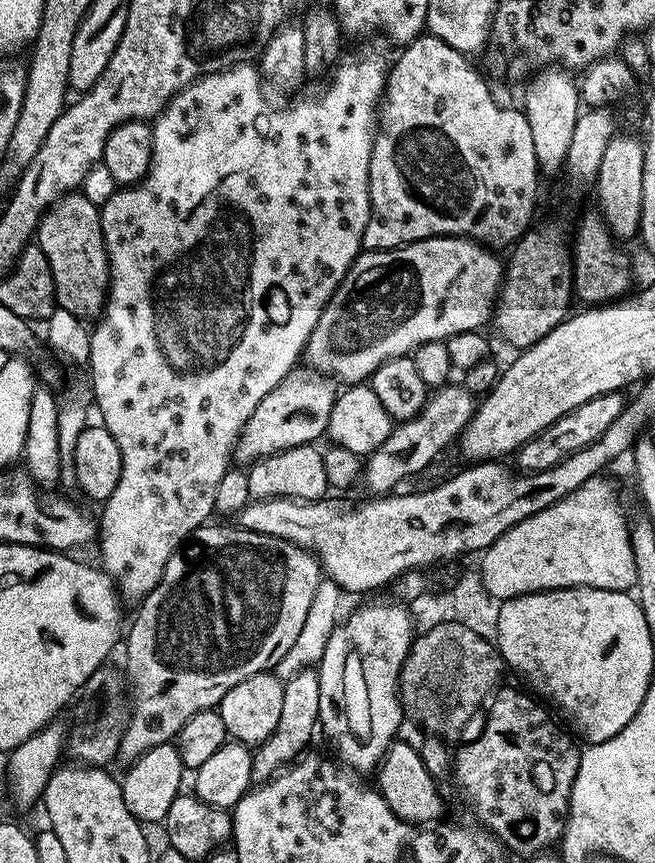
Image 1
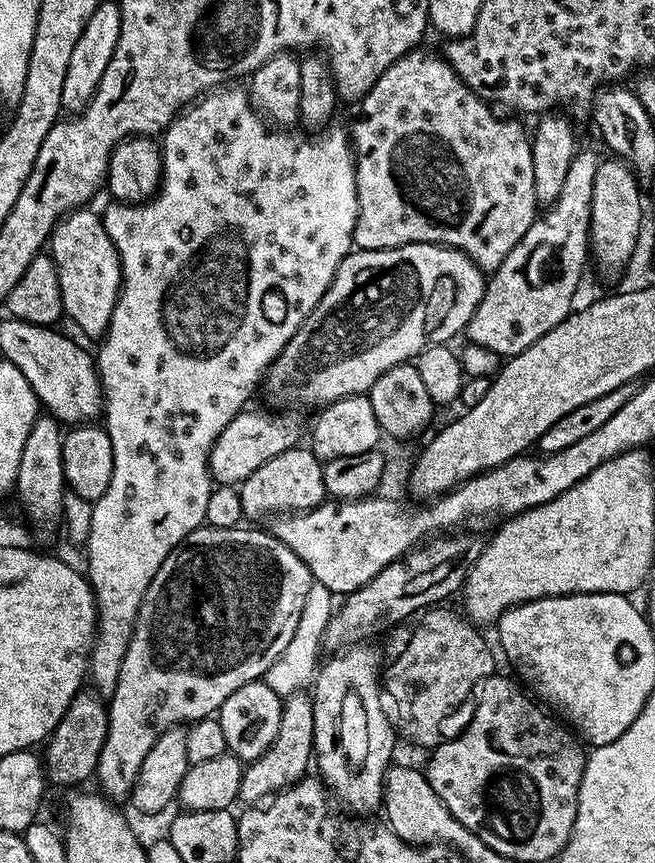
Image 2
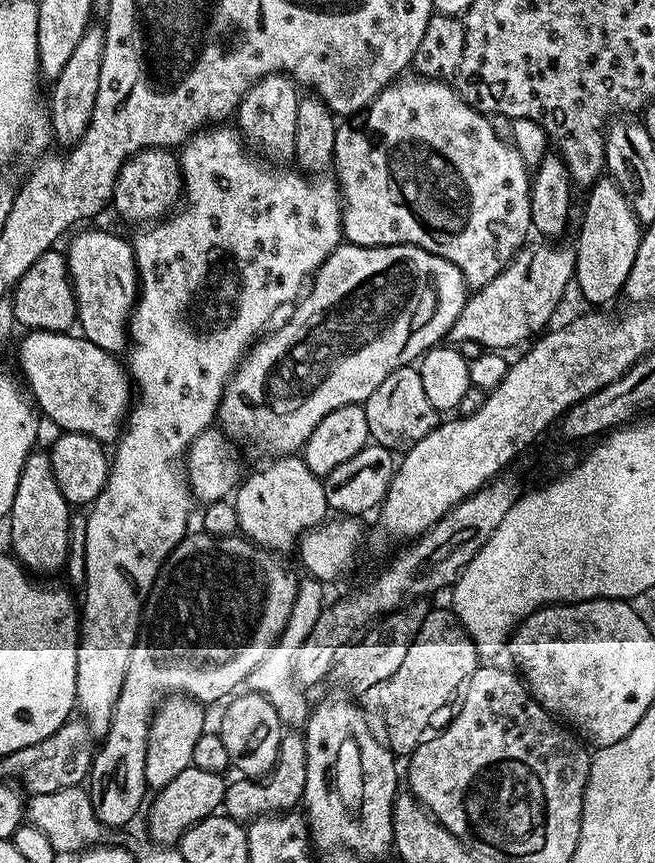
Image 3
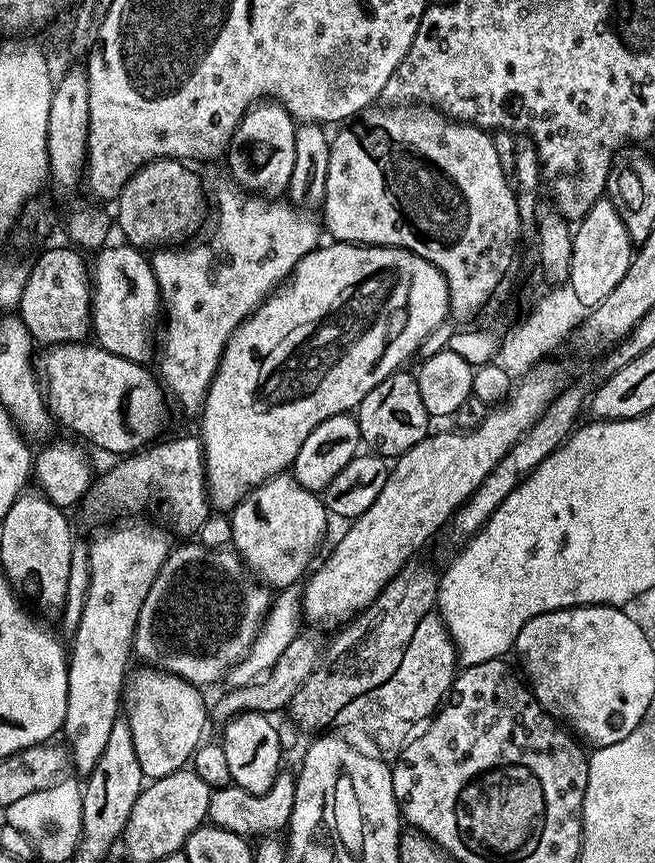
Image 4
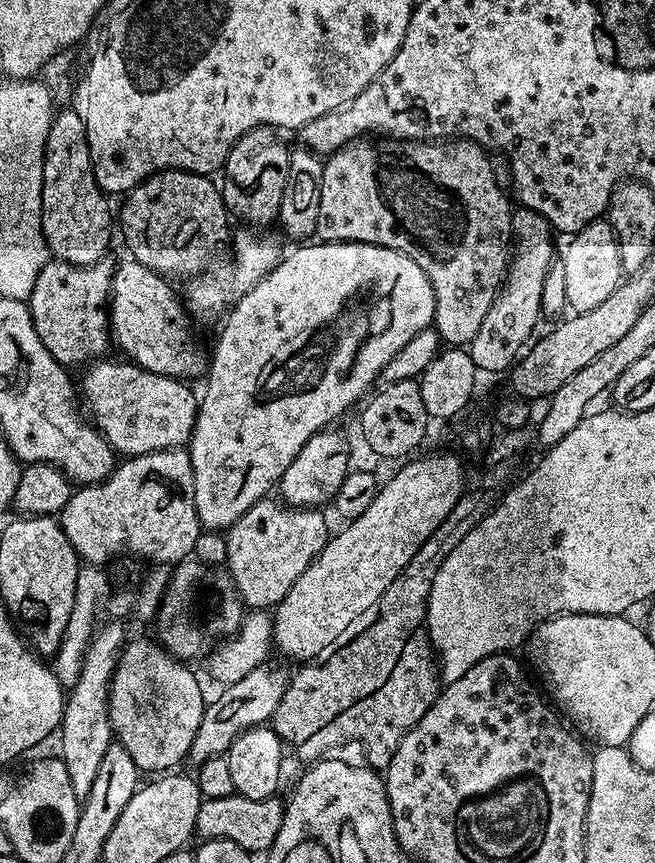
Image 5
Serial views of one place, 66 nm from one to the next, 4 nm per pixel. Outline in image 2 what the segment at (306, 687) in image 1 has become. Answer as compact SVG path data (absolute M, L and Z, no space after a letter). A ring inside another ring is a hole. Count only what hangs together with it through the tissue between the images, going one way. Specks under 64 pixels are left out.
M307 691L285 695L280 709L282 710L282 722L278 726L278 738L274 738L270 750L266 750L262 758L251 761L242 774L239 799L245 800L243 802L245 805L259 805L275 796L283 788L297 784L303 776L309 775L310 765L314 760L312 750L314 746L314 706L311 695Z

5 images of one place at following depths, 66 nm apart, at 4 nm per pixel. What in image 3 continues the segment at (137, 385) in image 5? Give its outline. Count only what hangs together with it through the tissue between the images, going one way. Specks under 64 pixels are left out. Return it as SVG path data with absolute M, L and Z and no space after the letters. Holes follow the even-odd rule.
M32 330L25 336L28 337L21 342L16 356L24 371L23 383L26 388L28 383L27 391L43 419L57 424L60 432L86 434L105 446L115 445L134 396L125 365L121 361L119 364L113 353L94 346L94 342L71 331Z

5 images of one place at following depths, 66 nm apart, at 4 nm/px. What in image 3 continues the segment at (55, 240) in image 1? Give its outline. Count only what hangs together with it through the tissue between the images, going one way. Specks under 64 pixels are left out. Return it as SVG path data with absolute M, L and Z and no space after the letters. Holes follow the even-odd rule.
M92 228L89 232L77 231L66 247L68 262L68 278L76 295L76 324L79 335L86 337L94 346L113 354L125 351L128 339L128 321L132 319L132 309L138 295L138 277L136 275L136 259L132 253L132 245L127 239L115 236L112 232L99 232Z

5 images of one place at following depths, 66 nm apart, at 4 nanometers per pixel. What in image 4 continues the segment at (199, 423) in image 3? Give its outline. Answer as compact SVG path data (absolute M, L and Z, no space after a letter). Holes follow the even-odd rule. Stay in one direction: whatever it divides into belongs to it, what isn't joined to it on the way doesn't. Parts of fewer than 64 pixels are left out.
M227 183L217 190L216 200L214 196L216 229L208 244L192 244L189 248L164 246L150 256L152 273L160 291L162 324L164 320L164 337L158 340L158 379L167 395L193 414L199 413L204 407L204 399L212 386L224 347L234 330L251 312L256 311L259 304L277 291L282 282L291 277L301 258L313 252L322 237L321 221L317 217L315 220L311 211L295 208L291 202L280 198L249 194L239 184ZM124 524L121 528L108 528L92 545L88 548L88 556L86 563L90 566L90 576L88 579L88 594L86 596L86 606L82 607L82 622L75 628L70 640L70 655L68 658L68 697L66 698L66 718L62 729L63 735L68 735L66 739L67 747L70 749L70 764L73 769L77 768L81 777L87 778L94 770L94 766L98 762L98 758L102 758L102 750L106 750L106 742L110 739L110 730L114 730L114 726L118 723L116 716L122 712L122 693L124 685L130 675L130 667L128 668L128 659L134 656L134 641L136 638L136 627L138 626L138 614L142 610L142 602L146 602L146 594L150 594L150 586L154 586L154 578L158 578L158 570L162 570L162 566L166 562L170 551L170 543L168 544L168 536L160 528L151 528L148 524Z

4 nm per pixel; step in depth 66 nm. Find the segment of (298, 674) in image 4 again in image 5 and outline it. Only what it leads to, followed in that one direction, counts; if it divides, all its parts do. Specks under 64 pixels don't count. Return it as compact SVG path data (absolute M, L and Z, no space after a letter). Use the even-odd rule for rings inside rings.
M261 666L250 670L246 678L238 678L238 682L221 687L217 700L207 701L204 717L198 726L198 734L194 734L194 742L188 751L193 765L199 766L210 758L225 755L234 738L241 736L247 728L259 728L271 721L278 702L282 702L282 694L286 694L288 689L290 672L284 668L268 667Z

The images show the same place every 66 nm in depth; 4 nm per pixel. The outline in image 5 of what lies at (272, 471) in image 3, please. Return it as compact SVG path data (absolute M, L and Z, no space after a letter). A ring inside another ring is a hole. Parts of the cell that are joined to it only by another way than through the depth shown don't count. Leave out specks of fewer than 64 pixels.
M265 498L250 506L250 510L227 529L226 567L249 609L268 610L279 604L290 586L318 559L330 535L322 513L311 508L293 508L276 498Z

